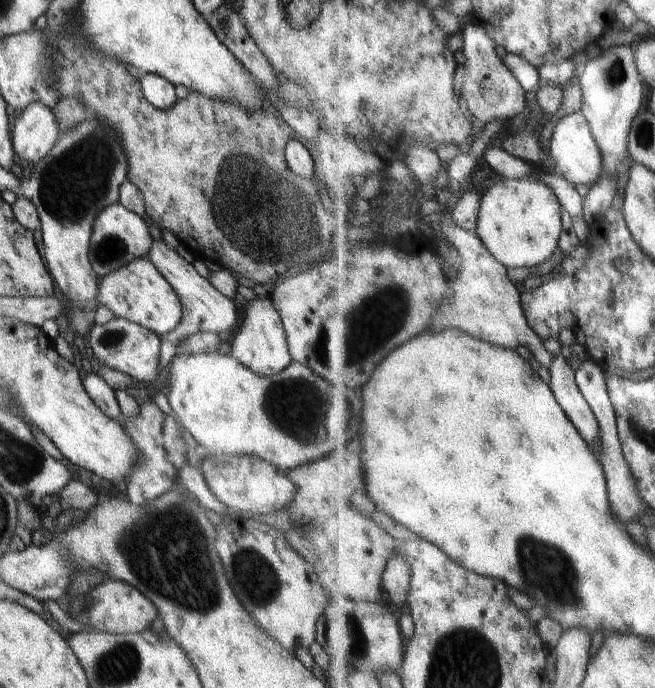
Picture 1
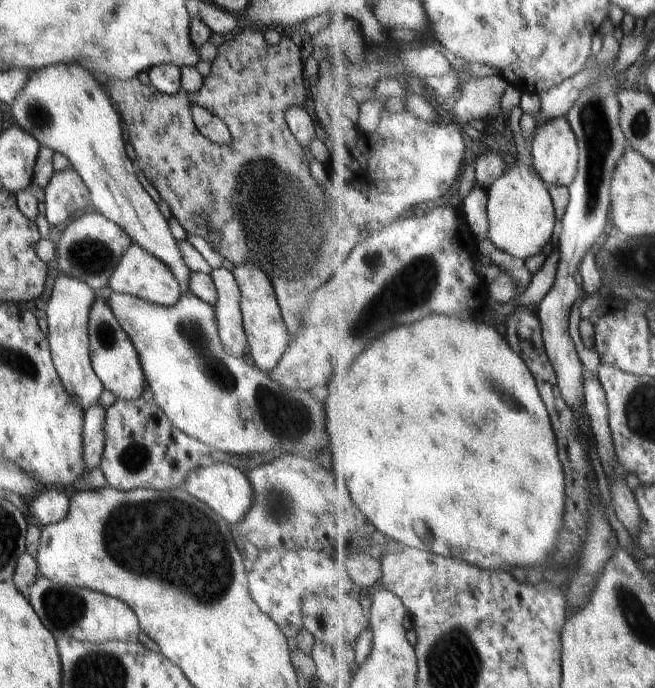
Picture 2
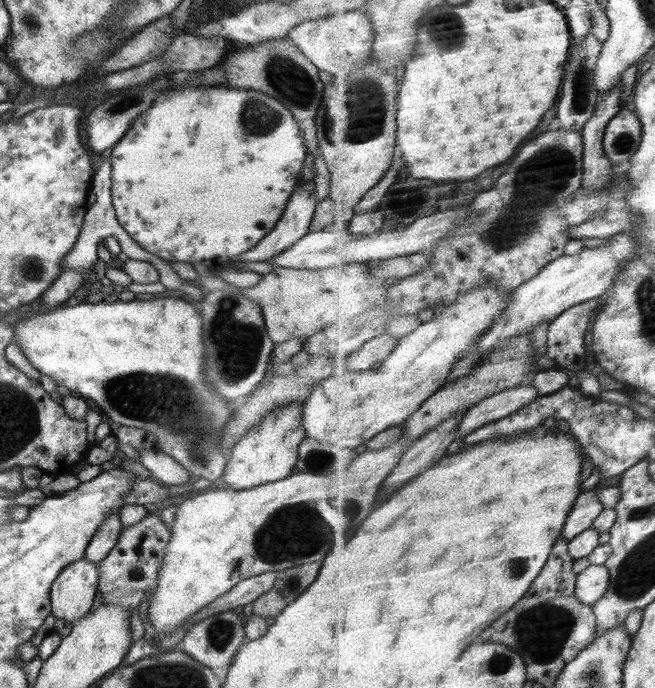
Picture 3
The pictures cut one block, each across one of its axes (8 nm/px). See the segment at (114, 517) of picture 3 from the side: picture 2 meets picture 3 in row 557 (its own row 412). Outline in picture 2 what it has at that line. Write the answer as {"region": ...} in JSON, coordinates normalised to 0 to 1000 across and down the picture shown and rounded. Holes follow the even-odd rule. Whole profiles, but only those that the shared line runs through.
{"region":[[[153,583],[144,584],[128,600],[125,616],[125,669],[128,669],[128,686],[151,680],[156,657],[159,654],[159,605],[162,594],[156,593]]]}

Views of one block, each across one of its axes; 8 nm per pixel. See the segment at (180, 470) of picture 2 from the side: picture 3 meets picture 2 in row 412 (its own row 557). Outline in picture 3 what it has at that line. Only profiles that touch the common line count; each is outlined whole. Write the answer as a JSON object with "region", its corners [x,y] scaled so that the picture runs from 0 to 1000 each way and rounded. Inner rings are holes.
{"region":[[[224,747],[214,759],[202,765],[186,766],[177,794],[157,811],[151,818],[151,836],[148,858],[156,860],[157,875],[163,878],[177,878],[188,881],[189,885],[202,887],[214,885],[217,872],[231,869],[232,860],[237,858],[243,839],[243,826],[252,810],[252,797],[256,794],[261,776],[263,762],[253,763],[243,749]]]}

